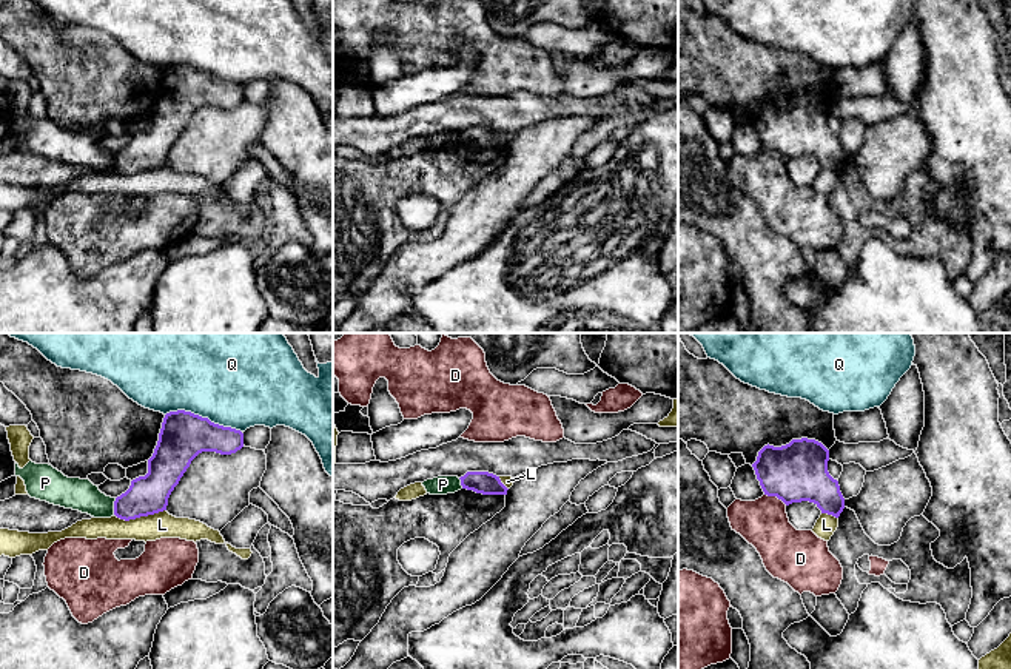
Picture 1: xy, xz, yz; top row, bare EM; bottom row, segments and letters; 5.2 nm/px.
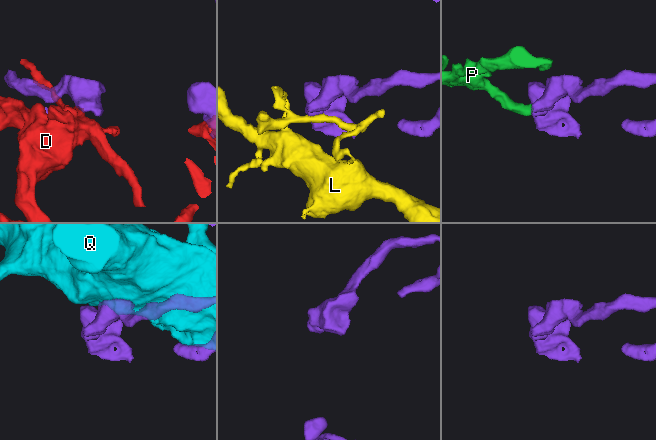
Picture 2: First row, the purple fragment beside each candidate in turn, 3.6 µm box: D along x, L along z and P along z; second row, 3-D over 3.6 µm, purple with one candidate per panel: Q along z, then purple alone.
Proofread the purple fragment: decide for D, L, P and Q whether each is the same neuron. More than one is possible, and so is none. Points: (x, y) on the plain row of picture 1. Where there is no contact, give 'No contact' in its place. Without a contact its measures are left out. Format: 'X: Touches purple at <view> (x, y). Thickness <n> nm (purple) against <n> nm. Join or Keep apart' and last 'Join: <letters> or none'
D: Touches purple at yz (775, 150). Thickness 300 nm (purple) against 260 nm. Keep apart
L: Touches purple at xy (141, 170). Thickness 200 nm (purple) against 140 nm. Keep apart
P: Touches purple at xy (114, 161). Thickness 200 nm (purple) against 170 nm. Keep apart
Q: Touches purple at xy (204, 73). Thickness 240 nm (purple) against 440 nm. Keep apart
Join: none

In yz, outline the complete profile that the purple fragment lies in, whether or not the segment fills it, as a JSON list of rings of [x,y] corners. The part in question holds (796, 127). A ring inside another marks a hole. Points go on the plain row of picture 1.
[[[792,94],[781,102],[764,100],[752,119],[757,134],[767,151],[777,151],[786,160],[792,157],[809,156],[814,157],[821,168],[832,170],[835,173],[845,163],[845,153],[840,146],[838,136],[828,126],[829,105],[815,94]]]

